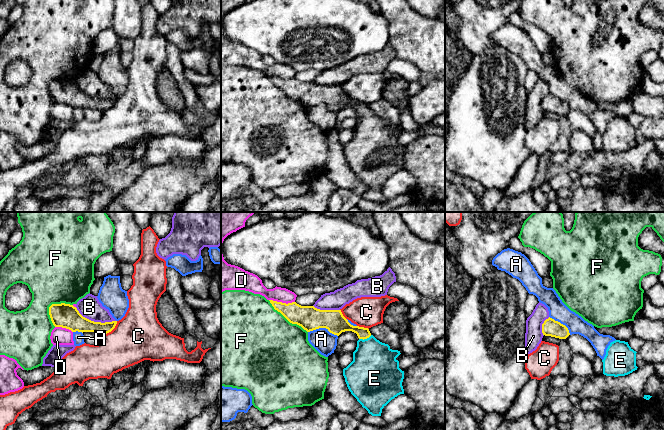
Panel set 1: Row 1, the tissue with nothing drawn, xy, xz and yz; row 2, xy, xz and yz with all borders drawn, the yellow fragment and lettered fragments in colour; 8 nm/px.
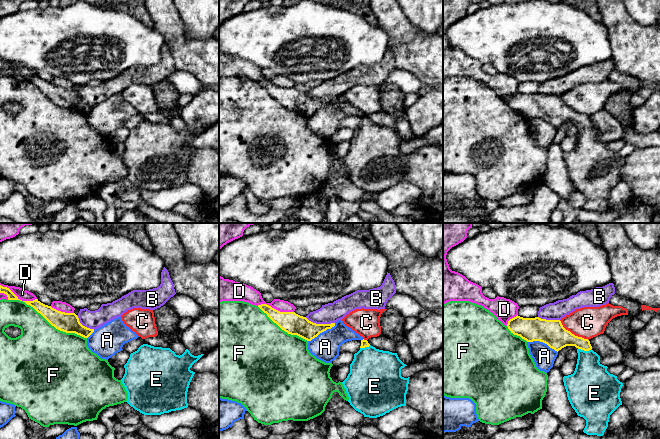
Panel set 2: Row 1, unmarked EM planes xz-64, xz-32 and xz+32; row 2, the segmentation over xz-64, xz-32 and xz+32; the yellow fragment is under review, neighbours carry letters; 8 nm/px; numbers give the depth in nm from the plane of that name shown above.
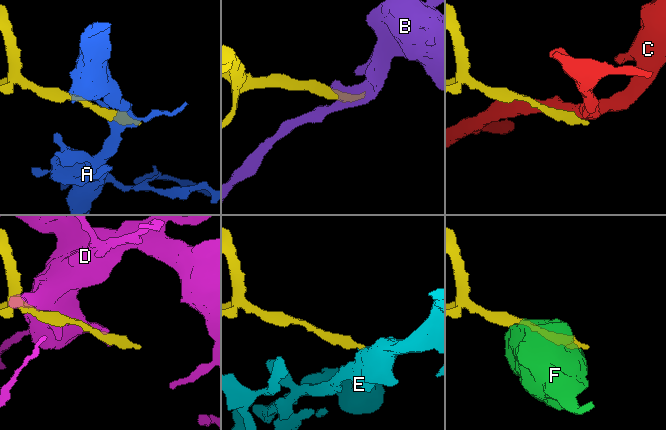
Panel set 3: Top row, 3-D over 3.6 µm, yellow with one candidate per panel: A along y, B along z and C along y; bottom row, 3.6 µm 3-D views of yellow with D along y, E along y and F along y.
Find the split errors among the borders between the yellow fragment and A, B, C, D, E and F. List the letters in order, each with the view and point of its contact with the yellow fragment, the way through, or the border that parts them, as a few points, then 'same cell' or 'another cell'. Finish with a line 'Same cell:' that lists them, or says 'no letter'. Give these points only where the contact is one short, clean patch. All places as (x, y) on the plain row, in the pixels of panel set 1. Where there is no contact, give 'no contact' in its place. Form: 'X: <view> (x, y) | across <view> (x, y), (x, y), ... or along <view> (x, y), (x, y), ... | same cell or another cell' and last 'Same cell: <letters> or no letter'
A: xz (323, 103) | another cell
B: xy (95, 98) | along xy (75, 83), (83, 92), (91, 96), (101, 98), (115, 97) | another cell
C: xy (112, 105) | another cell
D: xz (281, 78) | another cell
E: xz (365, 114) | across xz (338, 99), (356, 105), (365, 114), (374, 137), (374, 143) | same cell
F: xy (51, 81) | another cell
Same cell: E

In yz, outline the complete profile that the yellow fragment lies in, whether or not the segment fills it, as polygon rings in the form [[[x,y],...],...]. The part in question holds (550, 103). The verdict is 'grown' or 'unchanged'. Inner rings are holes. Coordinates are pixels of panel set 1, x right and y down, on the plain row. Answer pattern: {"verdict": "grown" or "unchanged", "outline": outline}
{"verdict": "unchanged", "outline": [[[548,94],[542,100],[542,109],[545,112],[551,112],[559,115],[566,115],[570,109],[568,104],[552,94]]]}

